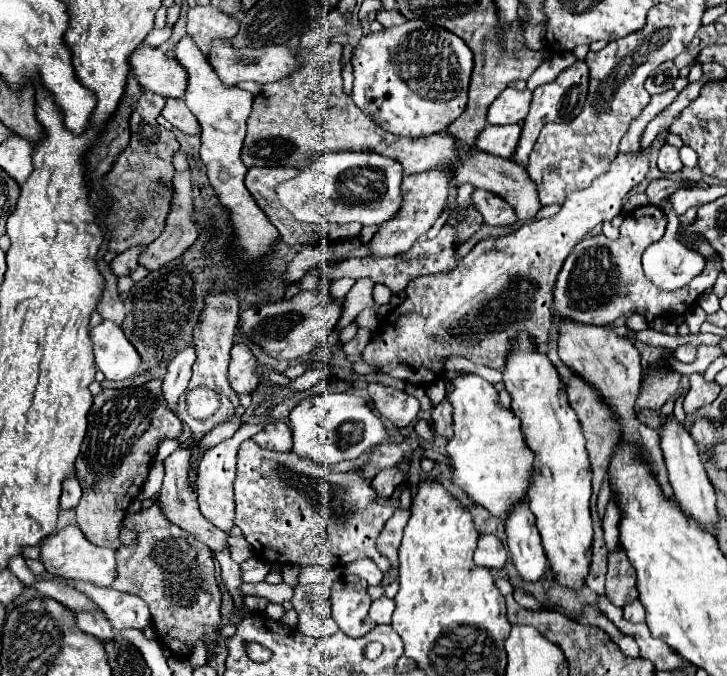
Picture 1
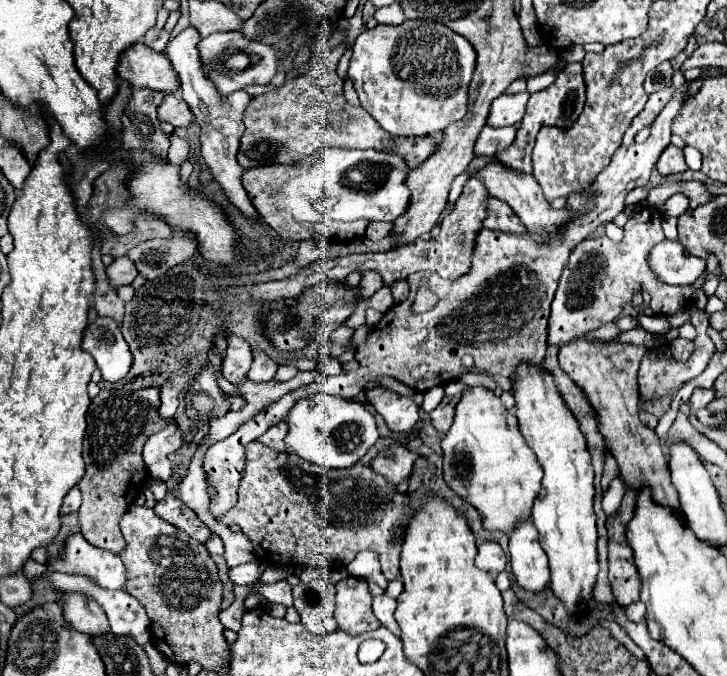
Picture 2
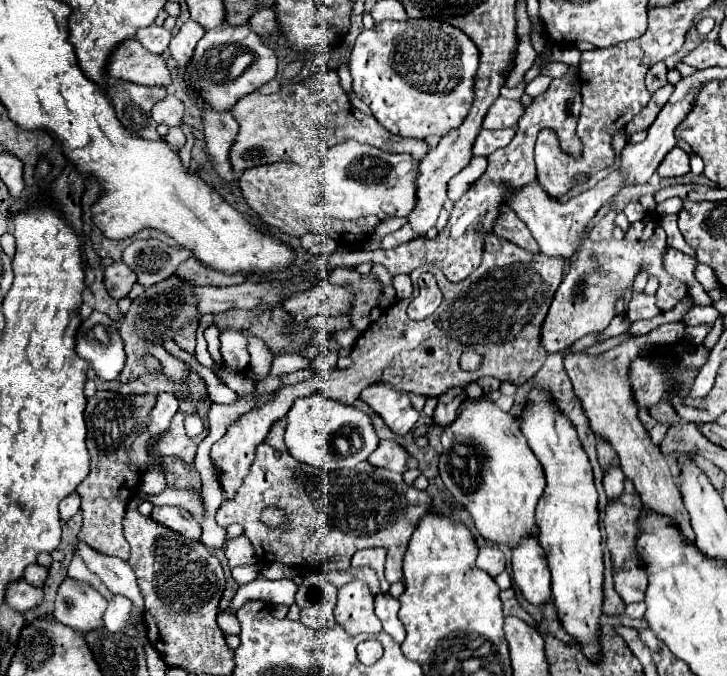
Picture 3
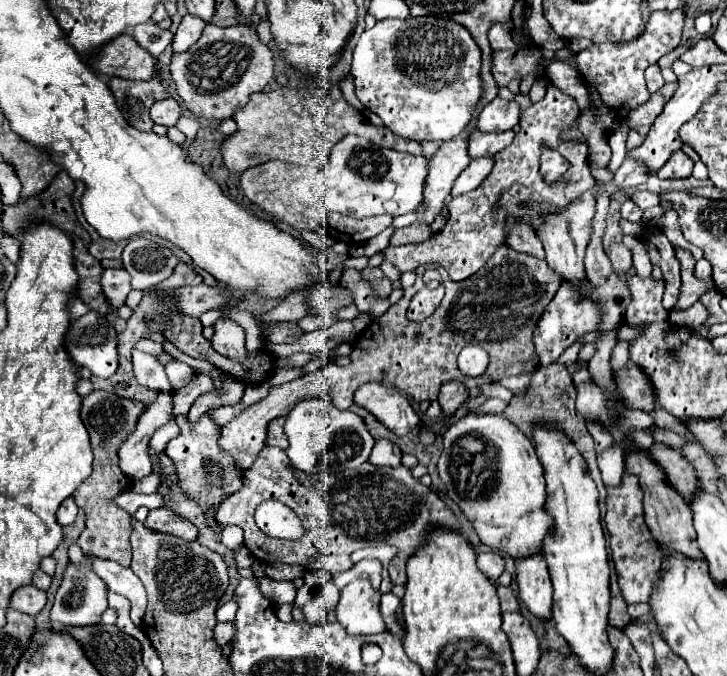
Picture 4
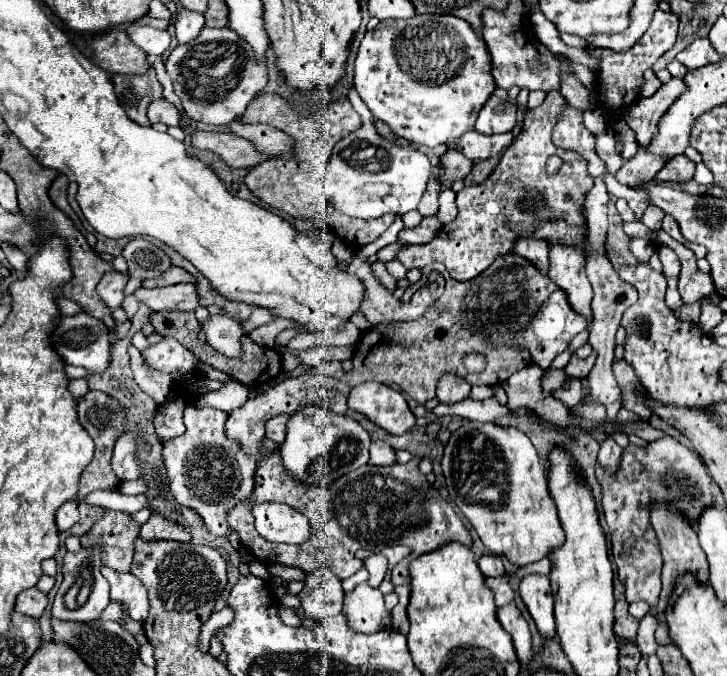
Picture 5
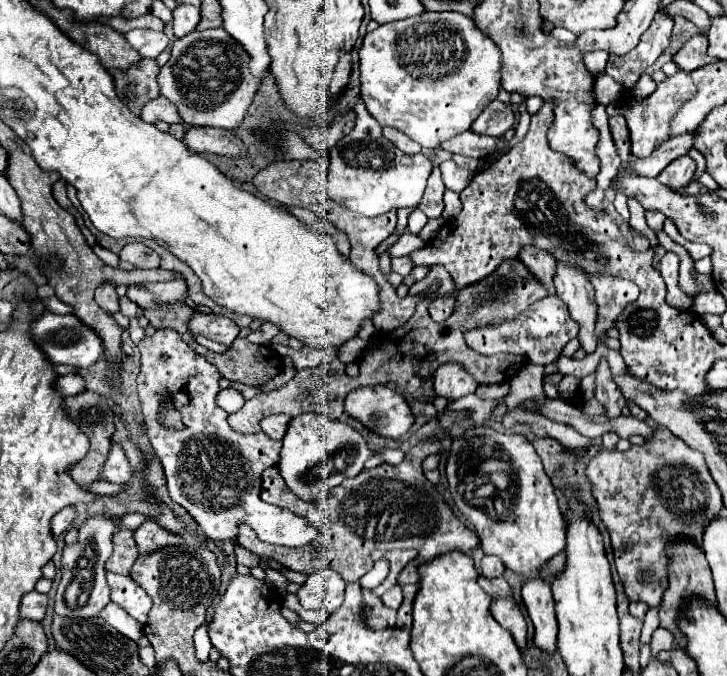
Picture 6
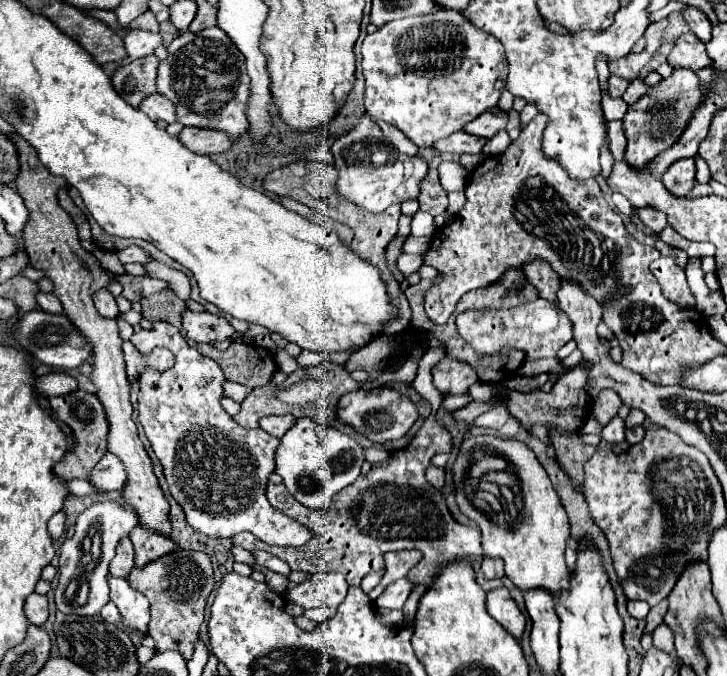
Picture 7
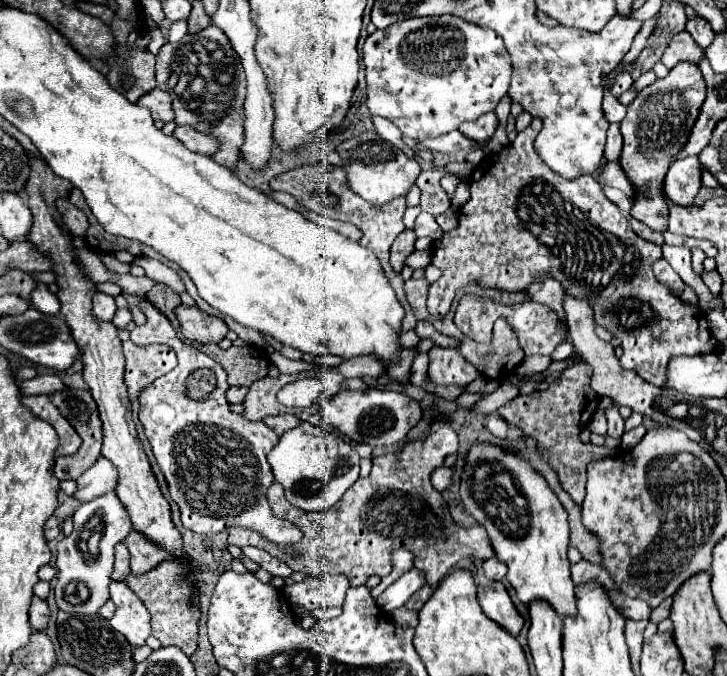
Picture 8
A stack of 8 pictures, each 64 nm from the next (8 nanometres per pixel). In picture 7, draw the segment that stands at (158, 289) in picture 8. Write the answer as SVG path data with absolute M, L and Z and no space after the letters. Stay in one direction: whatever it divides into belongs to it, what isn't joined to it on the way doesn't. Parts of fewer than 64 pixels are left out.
M160 292L144 298L142 316L150 322L164 320L178 330L182 330L182 312L186 312L186 302L182 302L174 292Z

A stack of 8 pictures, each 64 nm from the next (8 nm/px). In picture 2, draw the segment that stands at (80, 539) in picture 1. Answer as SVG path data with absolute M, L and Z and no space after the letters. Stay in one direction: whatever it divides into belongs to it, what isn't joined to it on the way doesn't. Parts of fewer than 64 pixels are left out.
M80 532L64 538L58 556L48 558L48 566L54 572L94 578L102 588L108 590L122 590L126 580L122 560L114 552L88 544Z

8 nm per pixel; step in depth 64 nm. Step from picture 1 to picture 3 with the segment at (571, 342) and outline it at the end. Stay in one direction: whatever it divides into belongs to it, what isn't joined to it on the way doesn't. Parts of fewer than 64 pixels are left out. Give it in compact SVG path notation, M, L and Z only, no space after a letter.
M681 322L667 323L646 335L634 338L634 340L626 340L620 346L608 352L596 354L596 356L590 356L584 350L582 352L568 350L568 352L562 352L562 356L564 356L564 368L572 380L576 396L582 402L582 408L586 412L586 418L590 420L592 430L616 450L616 454L620 456L620 468L626 480L634 484L636 492L642 498L644 508L664 514L682 532L684 542L694 542L694 532L690 528L688 512L682 504L676 478L672 476L666 456L660 452L658 446L652 444L648 430L638 420L638 404L634 400L634 390L630 382L630 364L634 358L640 356L642 350L673 344L682 338L683 331L684 325Z

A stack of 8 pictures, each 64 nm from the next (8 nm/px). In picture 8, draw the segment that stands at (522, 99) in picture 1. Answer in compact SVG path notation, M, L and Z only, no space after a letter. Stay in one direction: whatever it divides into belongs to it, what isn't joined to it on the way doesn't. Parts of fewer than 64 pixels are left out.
M488 112L488 114L484 114L472 122L460 124L458 130L476 142L486 142L494 134L496 126L498 126L498 116L494 112Z

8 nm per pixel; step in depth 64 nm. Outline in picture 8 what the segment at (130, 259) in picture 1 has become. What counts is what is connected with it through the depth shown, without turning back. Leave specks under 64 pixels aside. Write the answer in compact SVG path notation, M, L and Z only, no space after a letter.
M96 292L94 294L94 316L100 318L100 320L112 320L114 318L114 312L116 312L116 302L112 296L104 294L104 292Z

